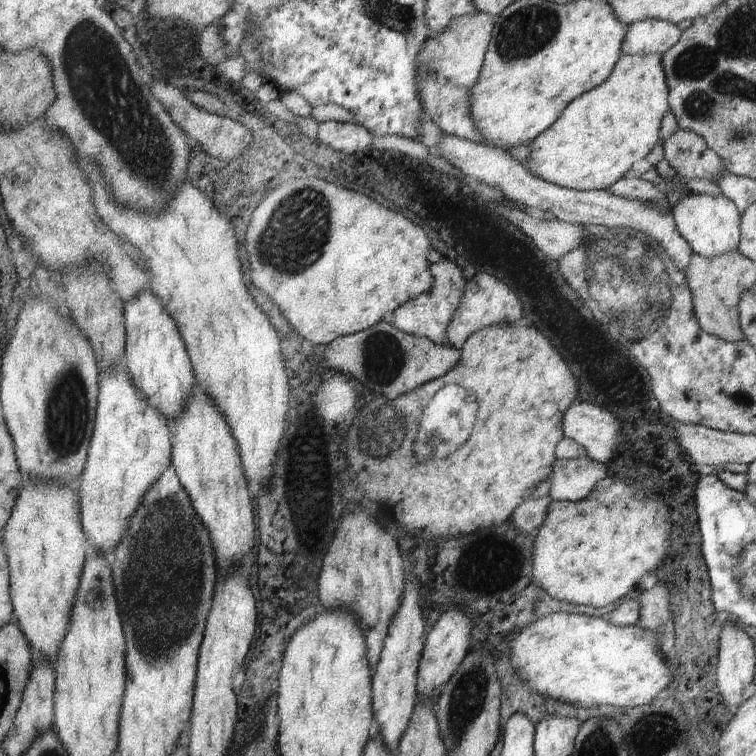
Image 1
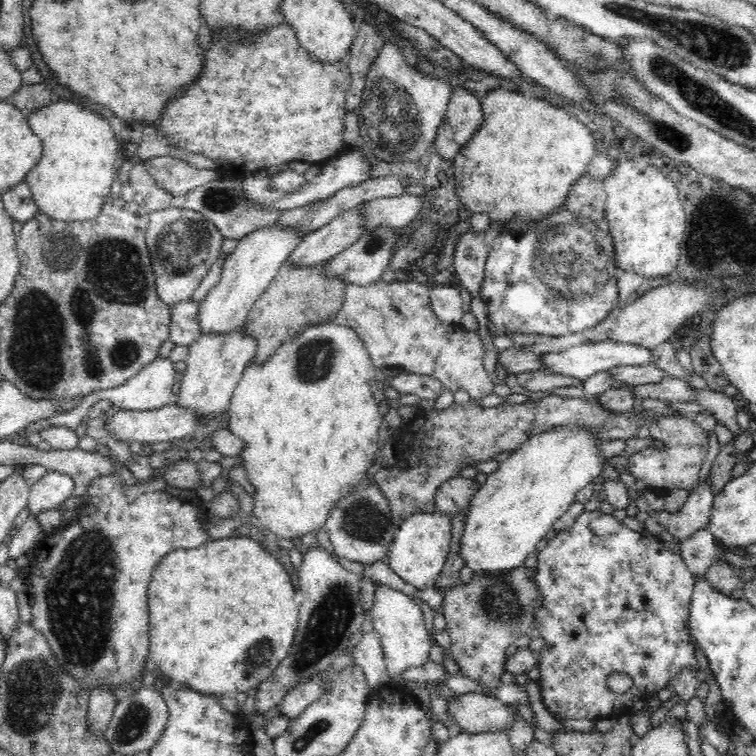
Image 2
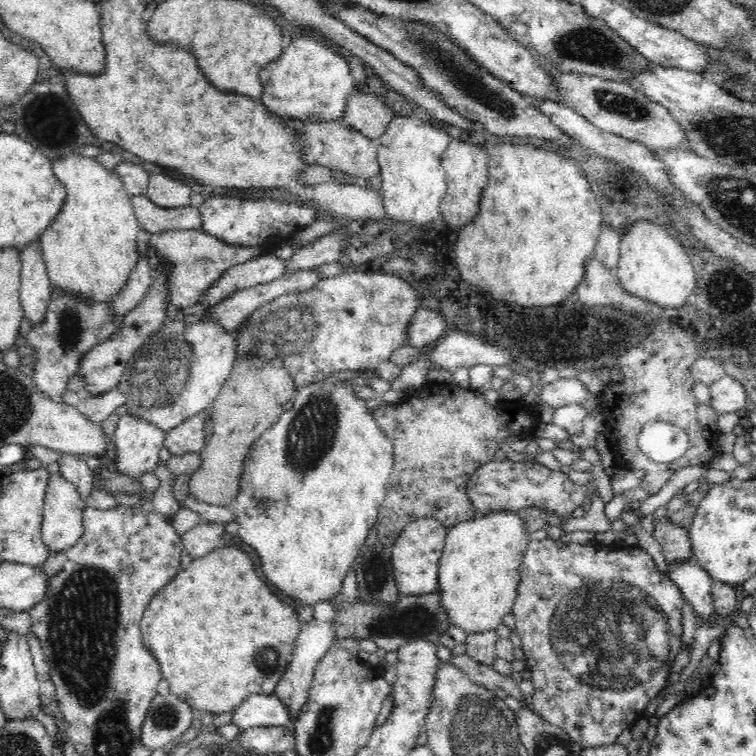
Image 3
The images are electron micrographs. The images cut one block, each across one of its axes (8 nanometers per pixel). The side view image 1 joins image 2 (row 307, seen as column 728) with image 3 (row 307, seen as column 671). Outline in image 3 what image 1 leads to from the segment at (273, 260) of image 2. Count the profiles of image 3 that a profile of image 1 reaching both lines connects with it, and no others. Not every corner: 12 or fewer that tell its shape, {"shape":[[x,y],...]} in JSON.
{"shape":[[206,306],[164,323],[119,382],[168,432],[212,407],[237,341]]}

